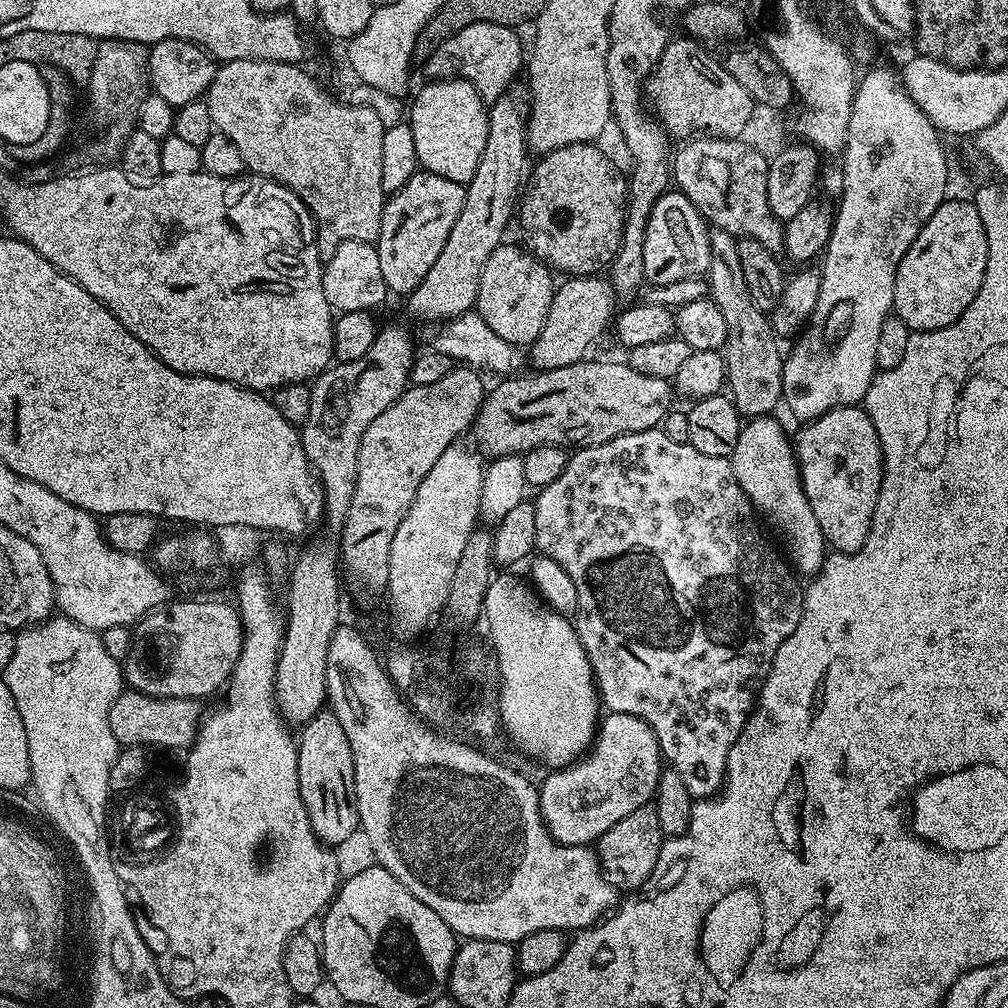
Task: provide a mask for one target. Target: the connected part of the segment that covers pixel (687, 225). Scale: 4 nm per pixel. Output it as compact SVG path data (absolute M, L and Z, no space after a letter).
M665 192L662 198L658 198L650 214L650 226L646 226L645 281L652 286L663 286L677 284L679 280L703 277L712 261L709 231L704 217L683 192Z

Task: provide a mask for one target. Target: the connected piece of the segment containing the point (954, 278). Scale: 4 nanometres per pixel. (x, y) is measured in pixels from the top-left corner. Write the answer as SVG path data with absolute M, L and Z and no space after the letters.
M945 199L920 228L918 238L906 250L894 278L894 315L914 332L942 330L959 318L986 274L986 230L975 203Z

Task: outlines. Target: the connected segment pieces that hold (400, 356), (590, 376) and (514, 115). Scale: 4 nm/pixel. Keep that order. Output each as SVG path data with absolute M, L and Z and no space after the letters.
M381 327L374 346L370 346L362 358L345 364L333 363L315 377L311 385L310 414L299 429L300 441L324 492L324 520L332 530L343 526L350 510L350 498L354 498L362 434L366 434L366 426L409 387L413 359L412 340L407 330Z
M585 358L577 364L555 368L549 372L536 370L531 373L533 376L520 374L515 378L504 378L497 388L489 387L480 413L476 416L475 447L488 458L523 454L531 448L547 444L572 450L577 446L610 442L610 438L618 438L622 434L650 430L668 415L673 407L672 396L674 397L674 388L669 381L638 374L638 370L634 370L626 362L615 364L612 360L592 359Z
M513 86L507 88L502 98L498 98L498 102L488 108L486 146L482 150L478 170L474 170L474 178L466 185L462 214L458 214L458 222L454 222L454 230L450 230L450 238L446 238L446 246L442 246L442 254L438 254L434 266L430 266L426 278L422 278L413 292L407 293L408 308L414 315L424 320L447 322L463 312L475 309L482 270L486 270L490 254L494 254L494 250L505 243L504 231L511 220L513 223L518 208L518 193L522 188L520 175L524 172L524 163L530 157L529 107L527 87Z

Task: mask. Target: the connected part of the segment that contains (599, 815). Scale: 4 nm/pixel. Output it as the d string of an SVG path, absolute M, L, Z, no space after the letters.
M608 712L599 721L598 731L588 751L564 768L549 771L549 776L539 781L540 813L548 833L560 844L595 845L610 826L622 822L626 814L634 814L634 810L645 807L655 797L661 771L660 743L648 723L629 712Z

